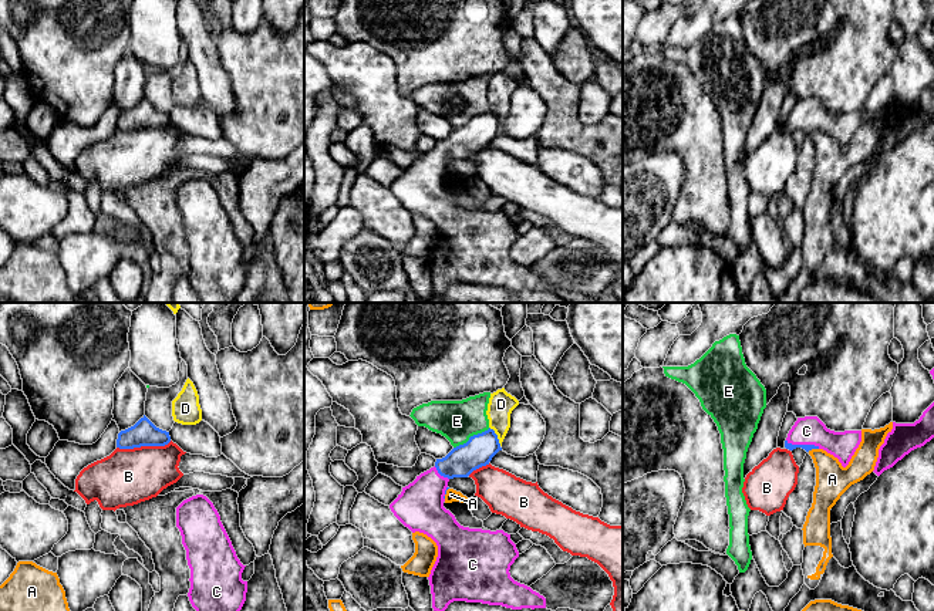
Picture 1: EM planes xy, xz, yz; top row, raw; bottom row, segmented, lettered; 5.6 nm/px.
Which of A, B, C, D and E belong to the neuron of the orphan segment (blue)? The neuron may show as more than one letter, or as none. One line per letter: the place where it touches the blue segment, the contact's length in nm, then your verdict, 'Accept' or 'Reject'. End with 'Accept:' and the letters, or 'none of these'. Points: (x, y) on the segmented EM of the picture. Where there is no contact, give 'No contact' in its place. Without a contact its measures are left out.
A: Touches blue at yz (812, 448). Shared border 70 nm. Reject
B: Touches blue at xy (144, 445). Shared border 320 nm. Reject
C: Touches blue at yz (803, 445). Shared border 200 nm. Accept
D: Touches blue at xz (496, 436). Shared border 130 nm. Reject
E: Touches blue at xz (471, 436). Shared border 240 nm. Reject
Accept: C

